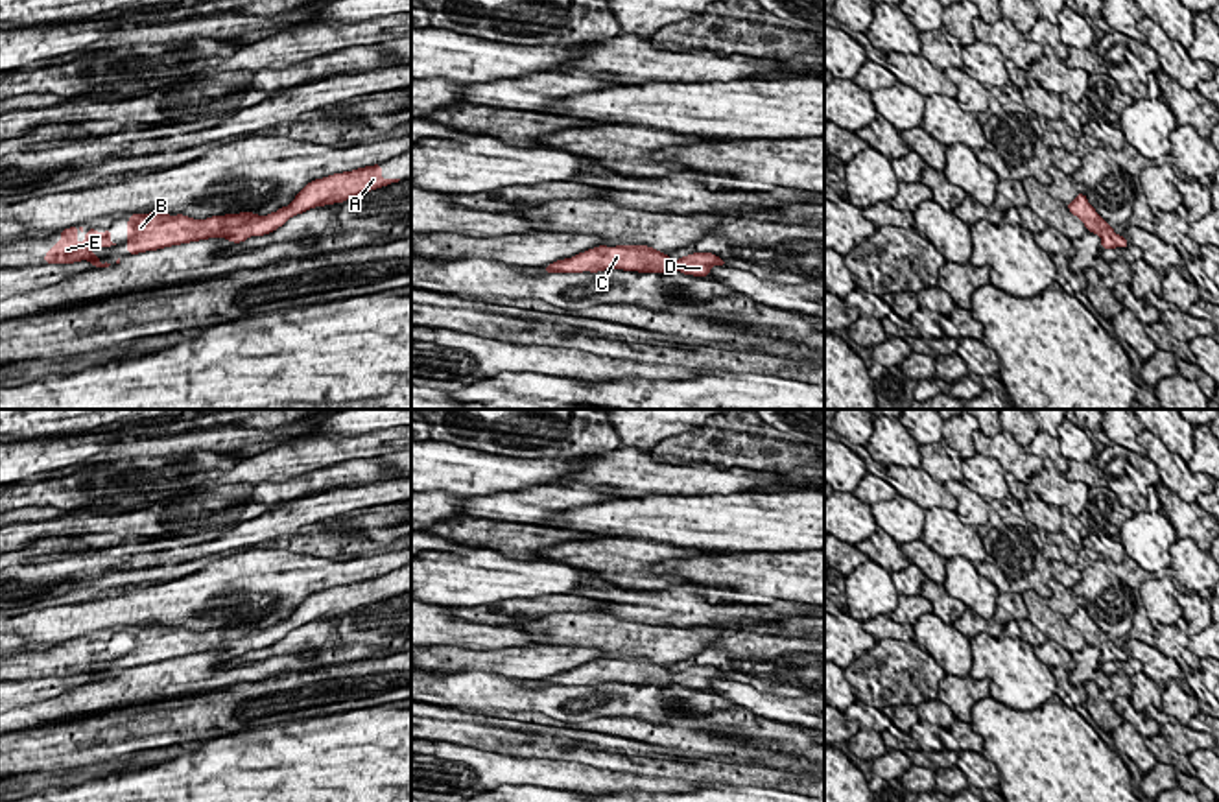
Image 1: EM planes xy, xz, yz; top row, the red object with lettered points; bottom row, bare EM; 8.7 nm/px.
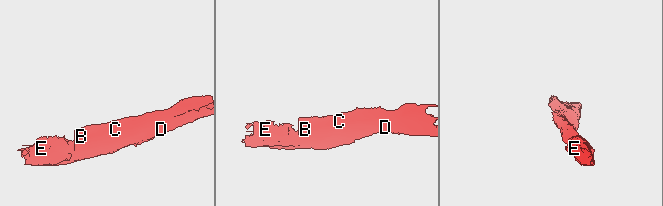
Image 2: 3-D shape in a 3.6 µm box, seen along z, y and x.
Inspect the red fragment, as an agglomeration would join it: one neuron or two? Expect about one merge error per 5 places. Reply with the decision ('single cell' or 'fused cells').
single cell

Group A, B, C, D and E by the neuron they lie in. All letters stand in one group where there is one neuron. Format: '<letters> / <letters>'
A B C D E

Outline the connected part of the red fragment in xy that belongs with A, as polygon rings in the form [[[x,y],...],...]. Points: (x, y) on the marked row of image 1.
[[[382,164],[358,168],[315,179],[295,195],[288,205],[267,216],[253,212],[210,216],[194,219],[184,214],[170,216],[164,212],[131,214],[127,219],[127,254],[157,251],[172,245],[227,238],[242,243],[251,236],[264,236],[282,227],[290,218],[315,206],[345,203],[358,194],[365,194],[400,179],[384,179]]]

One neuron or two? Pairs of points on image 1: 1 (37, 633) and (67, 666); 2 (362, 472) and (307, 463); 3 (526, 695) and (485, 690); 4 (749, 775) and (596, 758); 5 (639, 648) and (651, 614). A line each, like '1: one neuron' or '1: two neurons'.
1: two neurons
2: two neurons
3: one neuron
4: one neuron
5: two neurons

